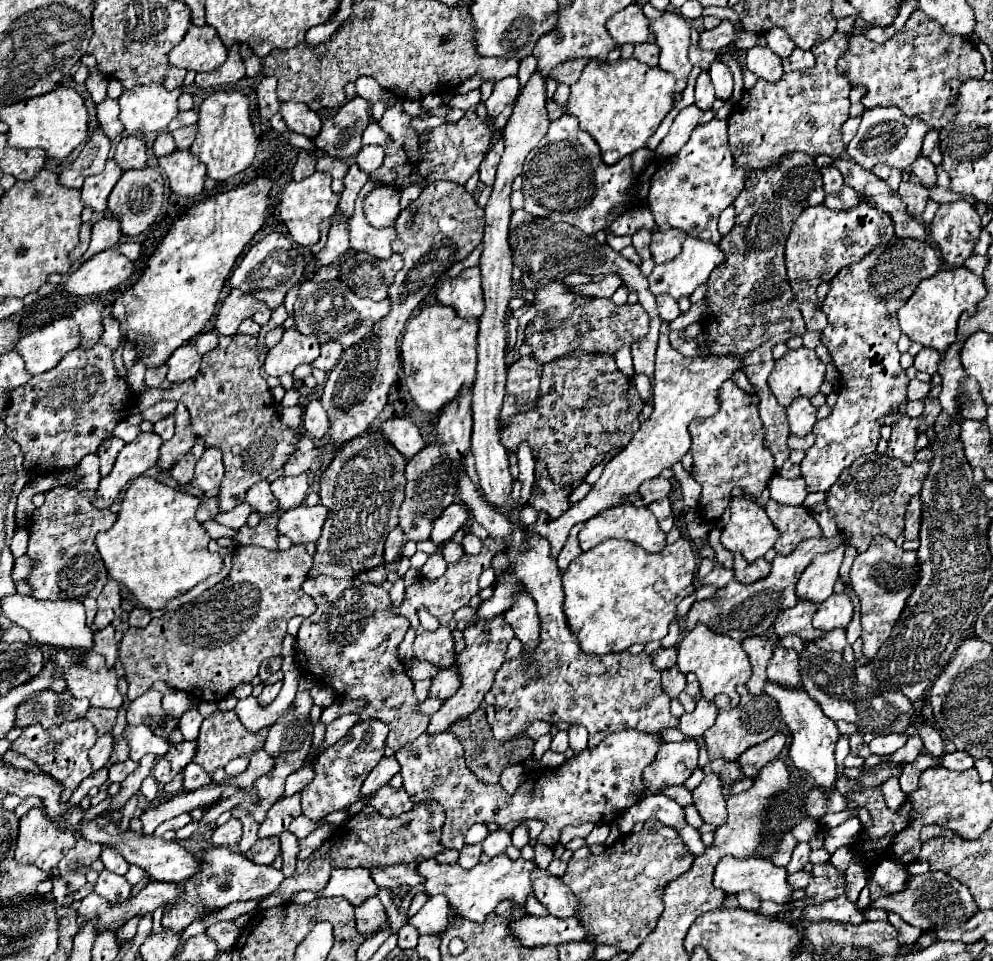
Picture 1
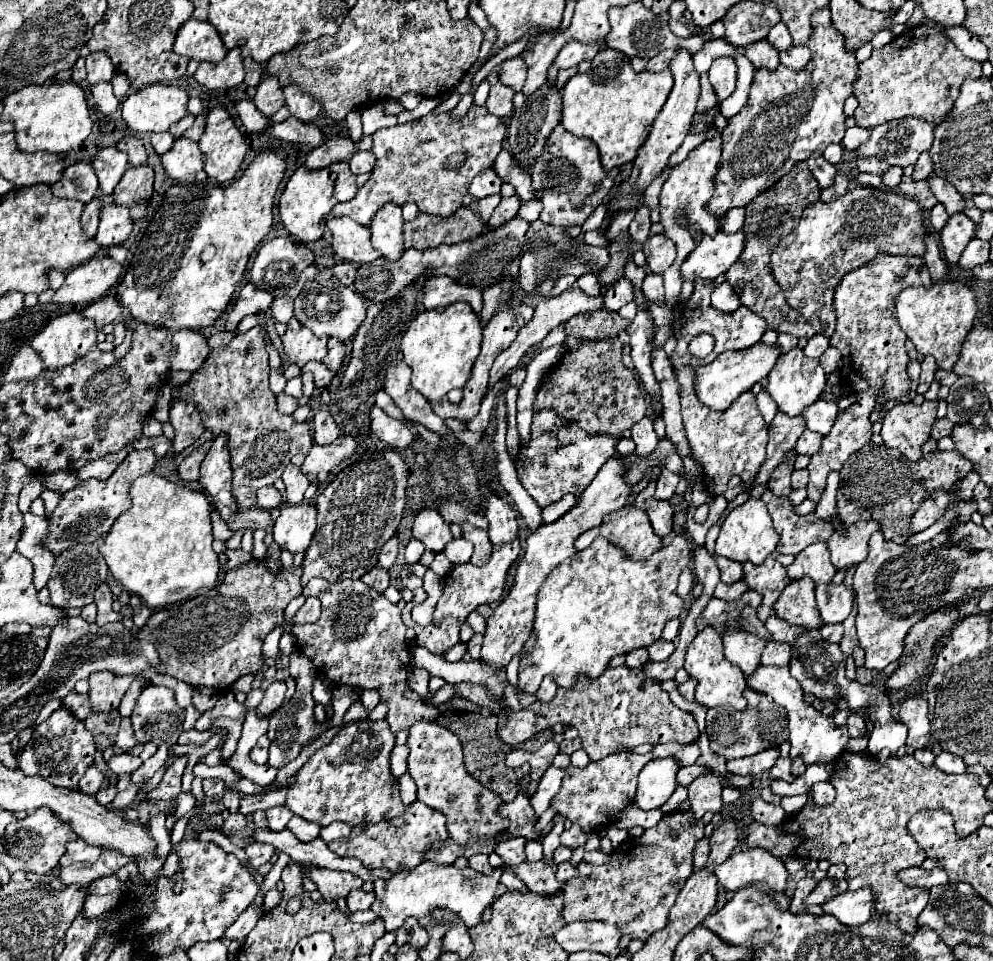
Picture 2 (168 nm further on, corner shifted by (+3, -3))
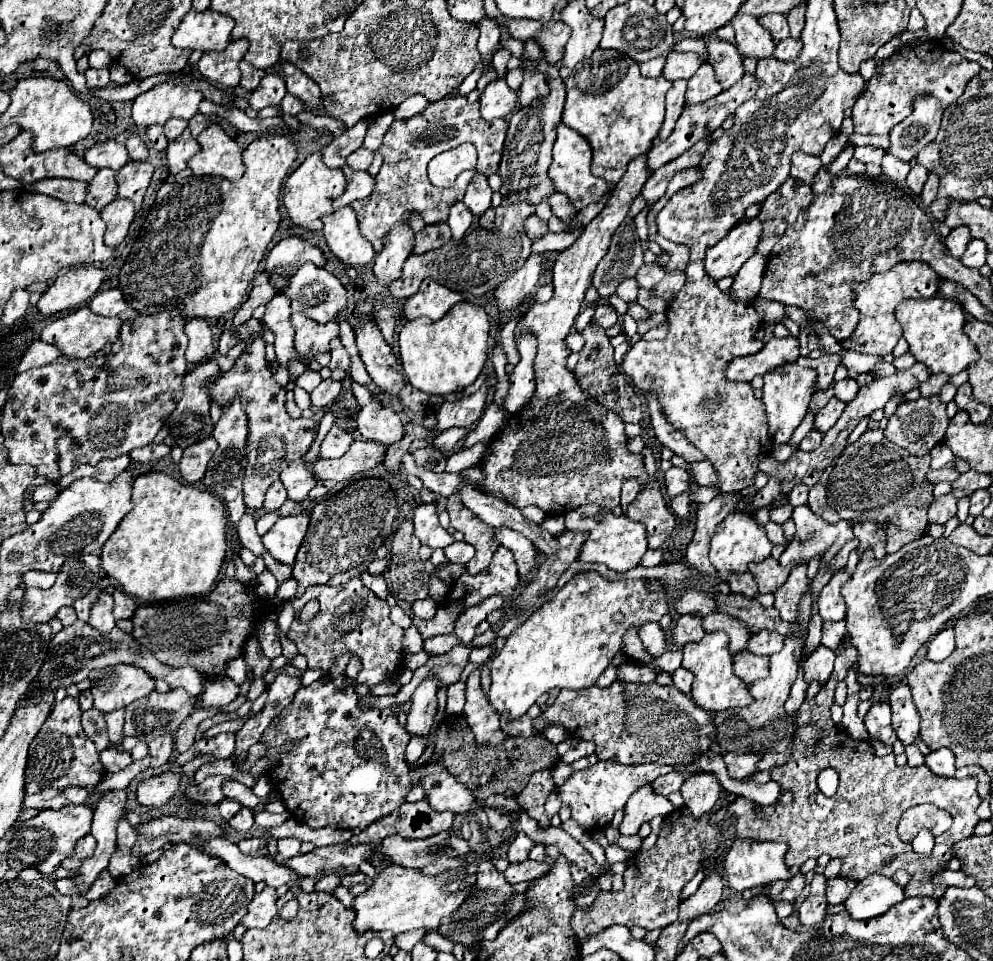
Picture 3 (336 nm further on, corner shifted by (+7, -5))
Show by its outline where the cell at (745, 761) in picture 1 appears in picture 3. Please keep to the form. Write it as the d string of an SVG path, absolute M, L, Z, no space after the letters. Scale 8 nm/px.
M729 753L723 755L723 759L727 765L729 777L739 781L751 779L757 773L757 763L761 761L759 755L729 755Z

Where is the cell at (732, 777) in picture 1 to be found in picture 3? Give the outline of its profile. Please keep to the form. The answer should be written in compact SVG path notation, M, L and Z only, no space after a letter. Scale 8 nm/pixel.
M669 773L669 775L665 775L665 777L657 777L651 785L653 785L653 789L655 789L657 793L661 793L661 795L667 797L669 793L679 791L681 785L683 785L683 781L685 781L685 777L683 777L681 773Z

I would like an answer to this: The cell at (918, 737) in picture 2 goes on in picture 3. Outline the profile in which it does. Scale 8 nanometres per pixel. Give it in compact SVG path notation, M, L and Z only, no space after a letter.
M901 683L891 691L889 705L893 711L893 729L903 745L913 745L919 741L921 717L911 701L911 687Z

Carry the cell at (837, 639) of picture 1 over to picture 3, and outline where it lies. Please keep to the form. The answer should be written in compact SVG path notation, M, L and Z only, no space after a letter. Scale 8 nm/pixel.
M825 621L823 623L823 639L821 639L821 643L825 647L835 651L839 647L839 643L843 641L843 637L845 637L845 623L843 621L837 621L837 623Z

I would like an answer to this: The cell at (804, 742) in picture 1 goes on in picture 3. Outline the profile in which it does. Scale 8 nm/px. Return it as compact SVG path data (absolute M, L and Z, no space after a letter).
M743 651L733 657L733 667L735 667L735 675L741 677L747 685L751 685L751 683L767 677L769 657L757 657L749 651Z

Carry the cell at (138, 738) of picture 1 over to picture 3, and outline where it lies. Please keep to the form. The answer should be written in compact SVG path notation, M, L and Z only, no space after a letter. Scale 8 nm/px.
M125 709L113 711L113 713L107 713L107 715L105 715L109 739L111 739L113 745L121 743L121 739L123 739L123 715L125 715Z

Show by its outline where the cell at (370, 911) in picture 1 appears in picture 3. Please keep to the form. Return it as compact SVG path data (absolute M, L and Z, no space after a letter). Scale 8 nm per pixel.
M363 883L363 885L355 885L355 887L343 887L343 885L337 885L337 889L333 891L333 895L335 895L335 897L337 897L345 907L351 909L355 897L361 895L365 889L367 889L365 883Z

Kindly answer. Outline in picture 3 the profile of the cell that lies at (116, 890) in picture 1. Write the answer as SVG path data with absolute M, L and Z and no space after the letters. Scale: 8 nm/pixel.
M101 871L101 875L95 879L93 887L87 891L85 897L87 897L89 901L101 899L101 897L105 897L107 893L111 893L115 885L117 885L117 881L111 877L111 873L109 873L109 871Z

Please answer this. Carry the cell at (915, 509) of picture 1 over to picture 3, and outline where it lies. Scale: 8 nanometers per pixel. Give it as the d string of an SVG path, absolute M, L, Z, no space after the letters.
M945 493L945 495L933 499L933 503L929 505L929 511L927 511L927 519L929 519L929 523L943 525L951 517L955 517L955 513L957 513L957 499L953 497L953 493Z

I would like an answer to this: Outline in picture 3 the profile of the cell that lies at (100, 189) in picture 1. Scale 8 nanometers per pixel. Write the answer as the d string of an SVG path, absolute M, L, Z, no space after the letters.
M107 139L103 143L97 143L95 147L91 147L87 153L85 153L85 161L89 165L95 165L97 169L103 169L103 167L109 167L113 171L119 171L127 161L127 151L125 151L125 145L117 143L115 139Z

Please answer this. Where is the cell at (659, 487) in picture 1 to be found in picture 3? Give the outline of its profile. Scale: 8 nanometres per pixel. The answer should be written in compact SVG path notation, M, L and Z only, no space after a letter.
M671 467L669 471L665 471L663 481L665 481L665 491L669 497L675 497L689 489L689 473L685 469Z

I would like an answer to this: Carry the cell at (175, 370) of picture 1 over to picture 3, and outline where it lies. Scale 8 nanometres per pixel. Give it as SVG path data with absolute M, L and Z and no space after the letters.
M189 319L185 323L185 335L189 337L189 345L185 351L185 359L189 363L189 367L197 367L199 363L205 363L209 359L215 361L225 361L223 355L219 355L219 351L213 345L213 333L209 323L203 319Z

